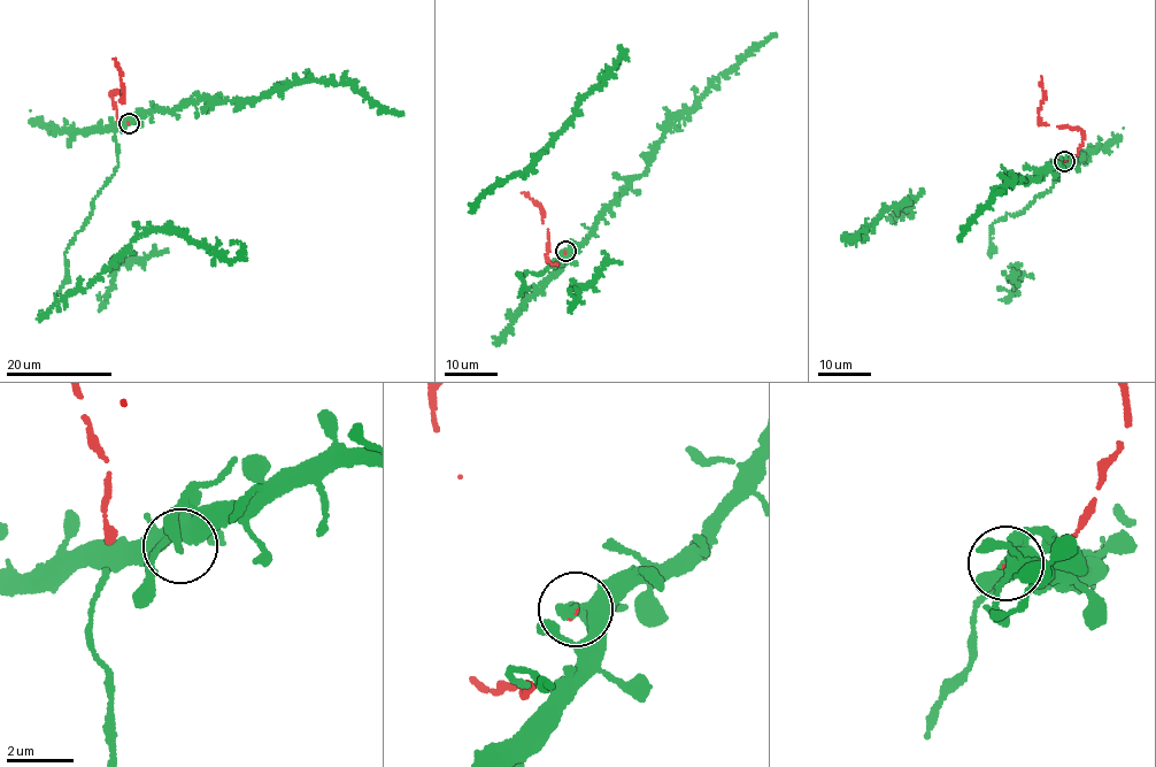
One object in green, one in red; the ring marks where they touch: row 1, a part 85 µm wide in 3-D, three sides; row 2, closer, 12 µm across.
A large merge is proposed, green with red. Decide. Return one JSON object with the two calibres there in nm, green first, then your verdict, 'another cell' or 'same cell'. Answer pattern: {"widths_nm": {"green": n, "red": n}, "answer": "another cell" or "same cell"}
{"widths_nm": {"green": 360, "red": 50}, "answer": "same cell"}

